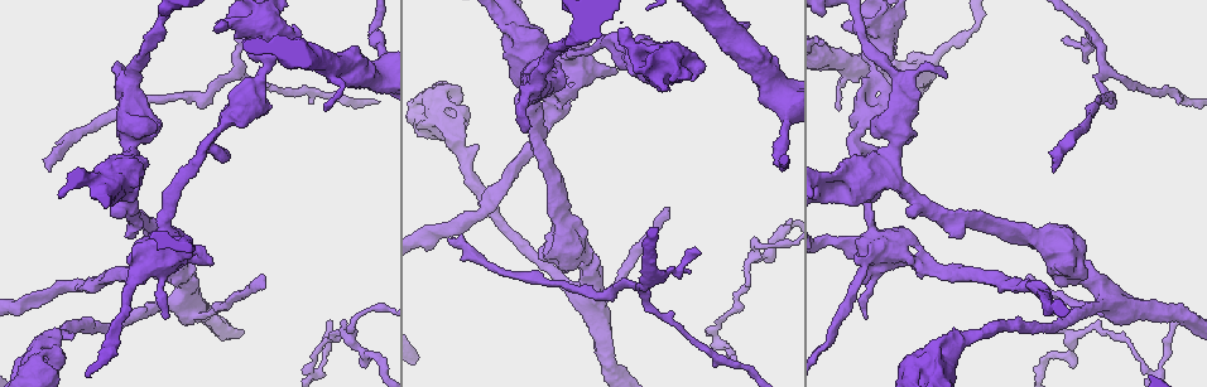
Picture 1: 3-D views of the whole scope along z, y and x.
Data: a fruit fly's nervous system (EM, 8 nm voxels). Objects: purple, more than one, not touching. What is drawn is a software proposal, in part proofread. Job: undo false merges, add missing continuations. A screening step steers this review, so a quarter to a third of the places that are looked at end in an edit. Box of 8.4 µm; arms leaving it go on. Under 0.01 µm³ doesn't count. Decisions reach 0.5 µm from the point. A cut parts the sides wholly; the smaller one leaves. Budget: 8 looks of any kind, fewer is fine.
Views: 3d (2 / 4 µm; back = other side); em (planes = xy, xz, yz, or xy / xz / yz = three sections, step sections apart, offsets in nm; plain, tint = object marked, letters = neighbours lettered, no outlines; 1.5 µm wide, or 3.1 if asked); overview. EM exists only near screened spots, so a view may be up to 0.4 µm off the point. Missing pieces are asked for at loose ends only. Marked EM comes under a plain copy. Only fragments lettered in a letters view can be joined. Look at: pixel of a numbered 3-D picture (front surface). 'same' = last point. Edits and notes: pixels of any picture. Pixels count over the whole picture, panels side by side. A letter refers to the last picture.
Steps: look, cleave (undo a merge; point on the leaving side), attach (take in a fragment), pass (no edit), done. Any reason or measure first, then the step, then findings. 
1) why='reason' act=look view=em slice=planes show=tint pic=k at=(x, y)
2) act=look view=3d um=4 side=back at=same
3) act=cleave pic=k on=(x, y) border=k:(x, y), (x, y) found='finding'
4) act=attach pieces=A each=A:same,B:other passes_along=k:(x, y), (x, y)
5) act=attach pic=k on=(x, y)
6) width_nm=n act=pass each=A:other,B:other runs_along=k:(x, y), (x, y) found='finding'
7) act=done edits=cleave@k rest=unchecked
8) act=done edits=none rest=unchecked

why='thin end' act=look view=em slice=planes show=letters pic=1 at=(1062, 38)

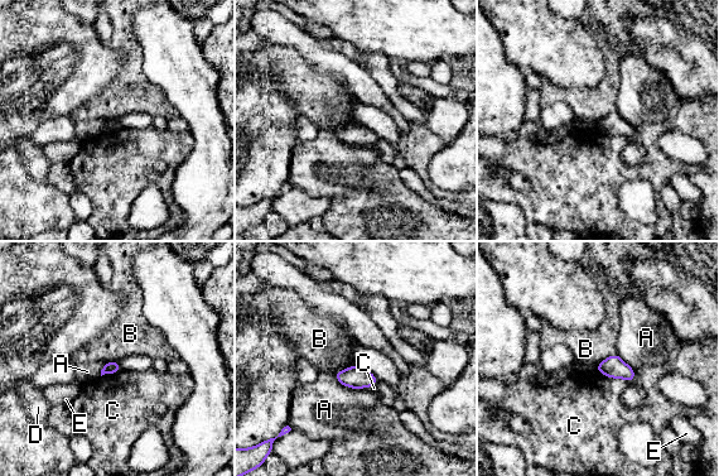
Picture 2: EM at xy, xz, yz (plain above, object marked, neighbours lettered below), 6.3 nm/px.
act=pass each=A:other,B:other,C:other,D:other,E:other border=2:(357, 364), (341, 369), (334, 374) found='no lettered fragment goes on from it'

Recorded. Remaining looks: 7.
why='thick end' act=look view=em slice=planes show=letters pic=1 at=(691, 80)

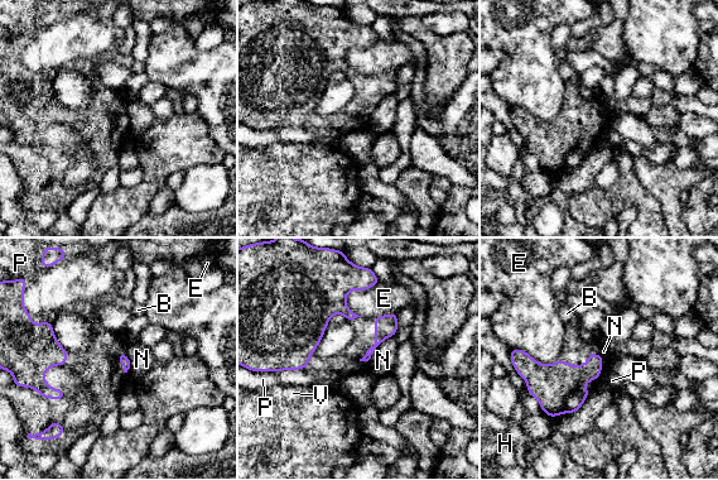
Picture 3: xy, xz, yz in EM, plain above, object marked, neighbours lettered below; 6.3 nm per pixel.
act=pass each=B:other,E:other,H:other,N:other,P:other,V:other border=3:(394, 335), (385, 339), (369, 359) found='none of them fits'

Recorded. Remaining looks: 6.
act=look view=em slice=planes show=letters pic=1 at=(602, 67)

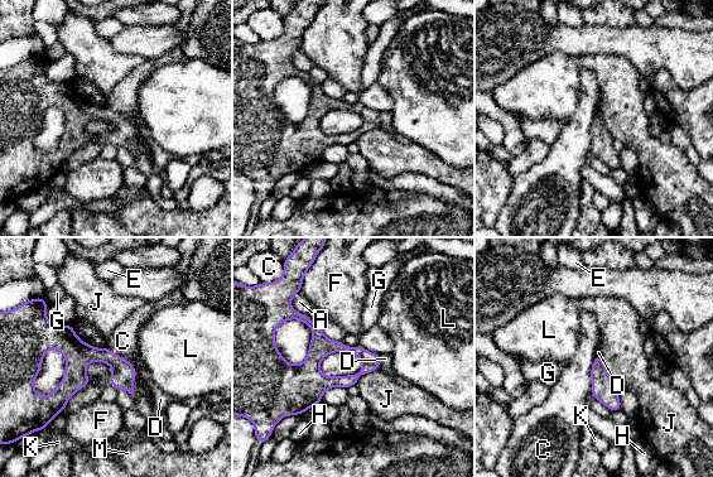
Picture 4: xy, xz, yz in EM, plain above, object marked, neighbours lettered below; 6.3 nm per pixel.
act=pass each=A:other,C:other,D:other,E:other,F:other,G:other,H:other,J:other,K:other,L:other,M:other border=4:(106, 346), (136, 371), (134, 396) found='all the same neuron'

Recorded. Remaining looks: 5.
act=done edits=none rest=unchecked

